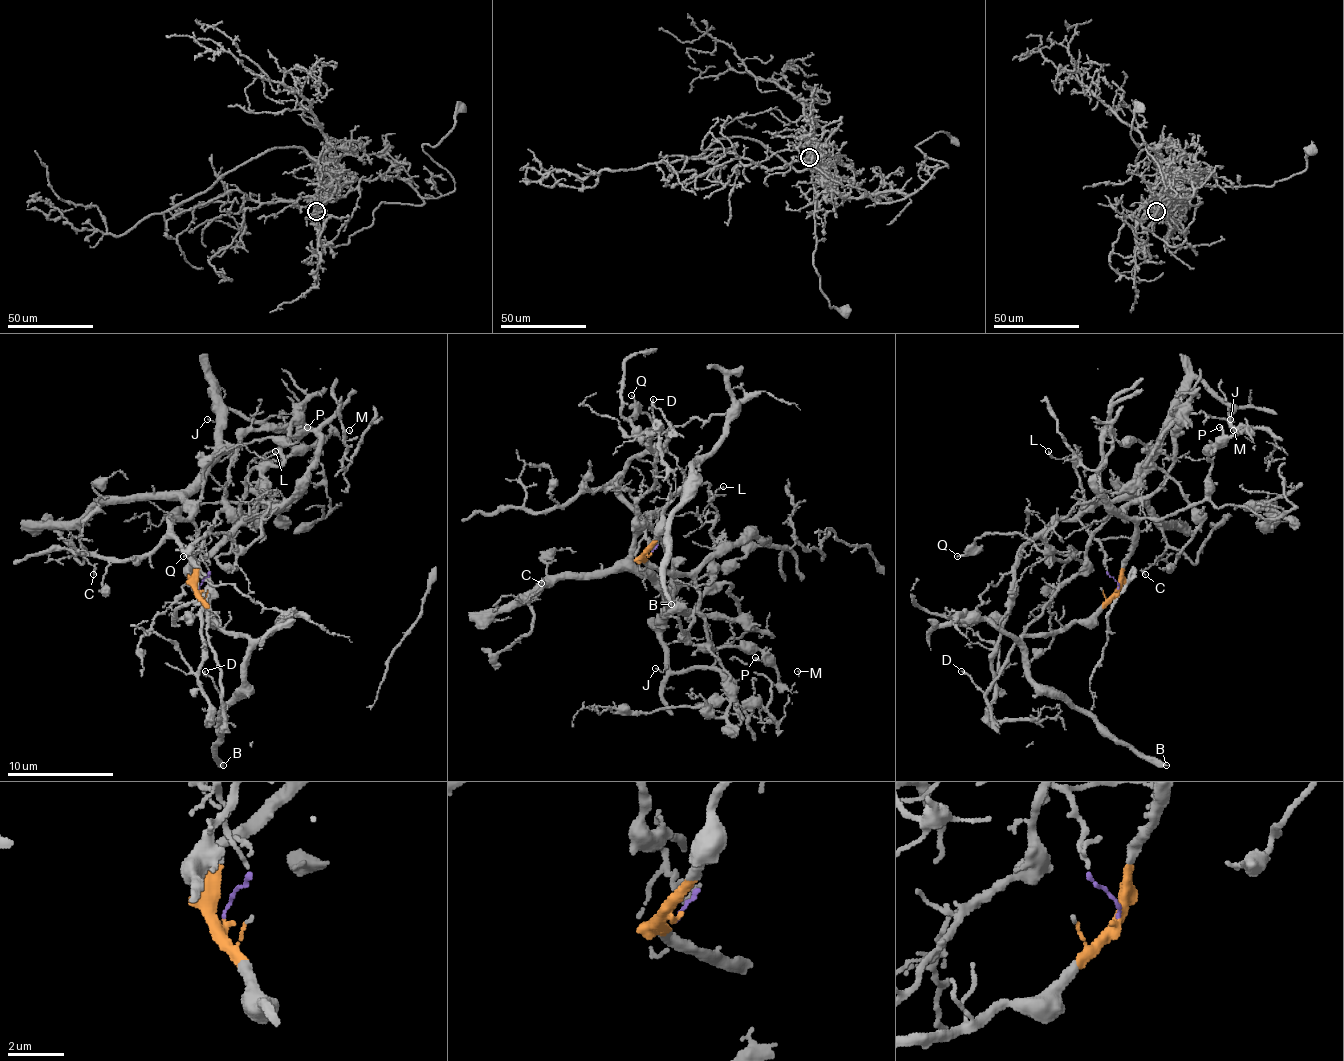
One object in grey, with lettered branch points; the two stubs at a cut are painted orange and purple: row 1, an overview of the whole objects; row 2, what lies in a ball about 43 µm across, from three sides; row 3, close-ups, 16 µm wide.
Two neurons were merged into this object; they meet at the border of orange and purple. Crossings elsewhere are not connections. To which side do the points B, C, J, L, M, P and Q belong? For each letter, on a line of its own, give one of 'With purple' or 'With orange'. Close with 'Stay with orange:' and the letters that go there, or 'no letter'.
B: With orange
C: With purple
J: With purple
L: With purple
M: With orange
P: With orange
Q: With orange
Stay with orange: B, M, P, Q

